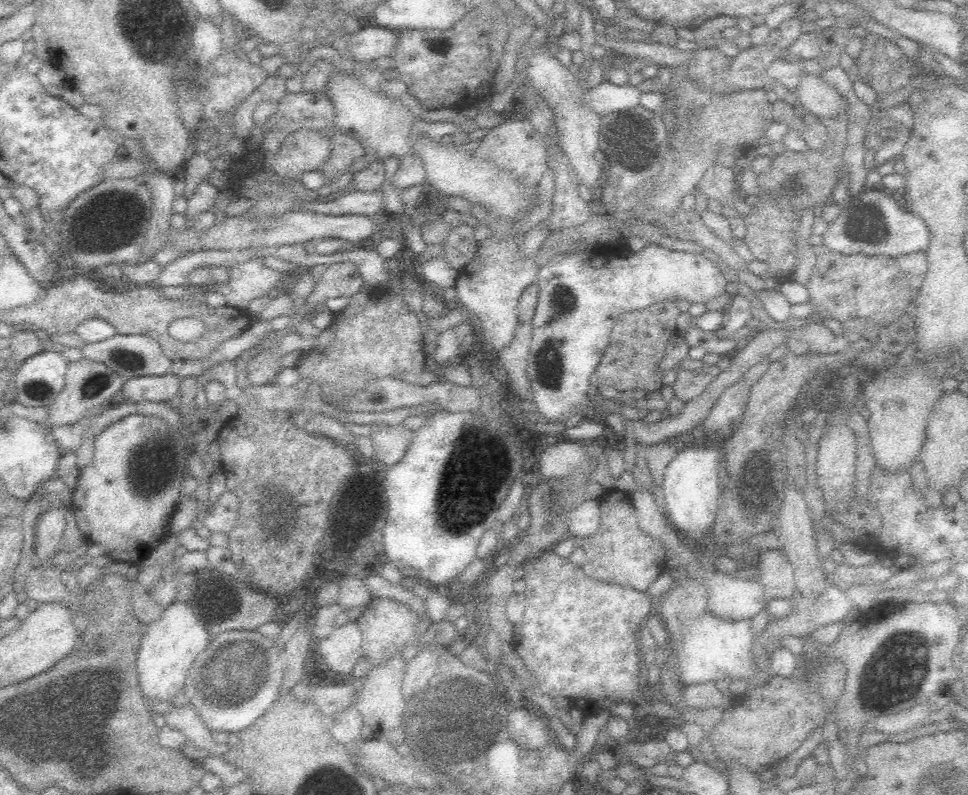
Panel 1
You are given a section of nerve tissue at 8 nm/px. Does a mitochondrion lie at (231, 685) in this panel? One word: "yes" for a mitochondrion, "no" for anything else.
yes

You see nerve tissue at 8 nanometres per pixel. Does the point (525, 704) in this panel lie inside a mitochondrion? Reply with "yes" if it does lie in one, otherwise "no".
no

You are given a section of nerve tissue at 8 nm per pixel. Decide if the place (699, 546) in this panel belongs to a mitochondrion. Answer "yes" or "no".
no

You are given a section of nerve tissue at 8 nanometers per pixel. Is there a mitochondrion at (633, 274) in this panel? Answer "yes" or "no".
no

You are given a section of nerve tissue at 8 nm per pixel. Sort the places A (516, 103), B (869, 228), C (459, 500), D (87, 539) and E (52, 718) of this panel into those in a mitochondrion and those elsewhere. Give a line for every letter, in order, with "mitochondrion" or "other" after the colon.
A: other
B: mitochondrion
C: mitochondrion
D: other
E: mitochondrion

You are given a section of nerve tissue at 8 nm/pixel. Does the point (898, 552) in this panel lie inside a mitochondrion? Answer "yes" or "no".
no

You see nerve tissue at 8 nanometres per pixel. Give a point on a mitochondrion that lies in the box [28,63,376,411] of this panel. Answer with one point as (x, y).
(88, 231)

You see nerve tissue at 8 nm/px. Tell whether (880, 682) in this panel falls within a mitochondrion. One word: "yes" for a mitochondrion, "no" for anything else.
yes

